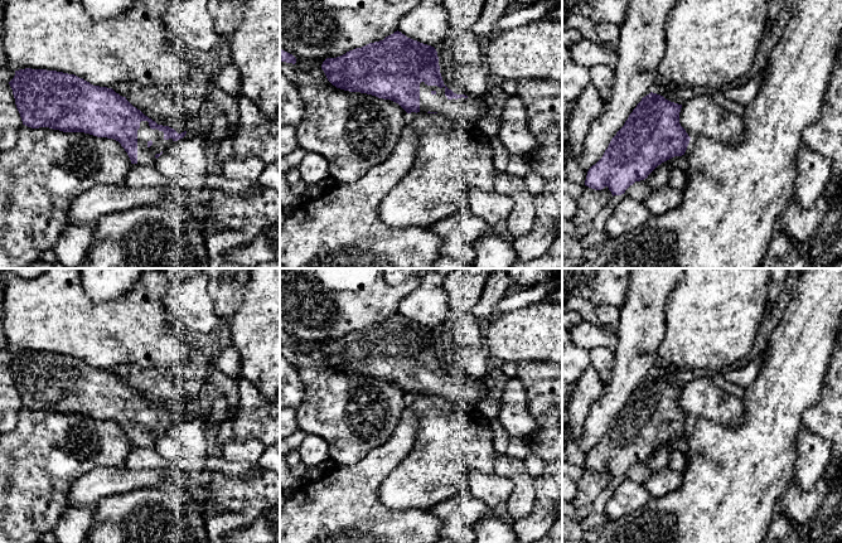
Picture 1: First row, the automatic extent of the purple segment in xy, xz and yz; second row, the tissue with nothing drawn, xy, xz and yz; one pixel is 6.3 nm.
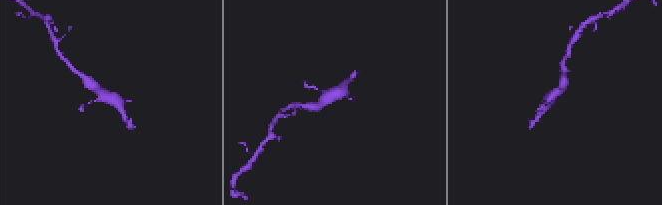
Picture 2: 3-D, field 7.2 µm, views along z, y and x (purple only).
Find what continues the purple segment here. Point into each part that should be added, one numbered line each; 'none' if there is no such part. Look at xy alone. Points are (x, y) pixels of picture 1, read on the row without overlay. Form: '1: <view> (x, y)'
1: xy (145, 437)

